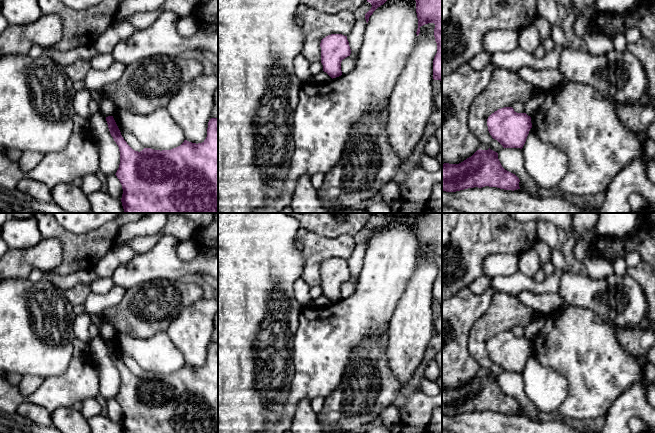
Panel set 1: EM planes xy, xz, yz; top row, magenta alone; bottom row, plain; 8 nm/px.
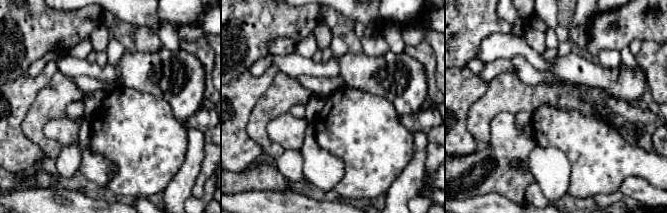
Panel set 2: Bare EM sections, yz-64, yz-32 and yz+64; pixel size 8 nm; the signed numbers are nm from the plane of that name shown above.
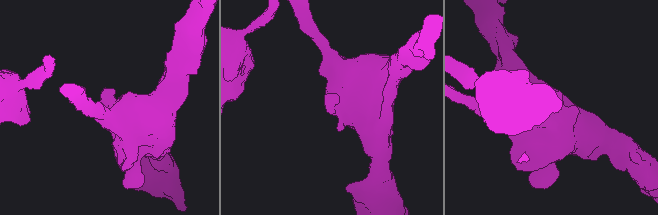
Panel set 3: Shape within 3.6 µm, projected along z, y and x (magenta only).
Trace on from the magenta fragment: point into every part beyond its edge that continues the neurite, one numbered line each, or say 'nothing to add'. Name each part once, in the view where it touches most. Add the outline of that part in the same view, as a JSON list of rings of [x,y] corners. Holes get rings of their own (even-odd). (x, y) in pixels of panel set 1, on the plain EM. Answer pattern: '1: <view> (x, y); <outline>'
nothing to add

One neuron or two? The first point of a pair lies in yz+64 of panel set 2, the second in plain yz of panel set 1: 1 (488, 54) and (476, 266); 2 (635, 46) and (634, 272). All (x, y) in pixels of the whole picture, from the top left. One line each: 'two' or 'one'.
1: two
2: two

